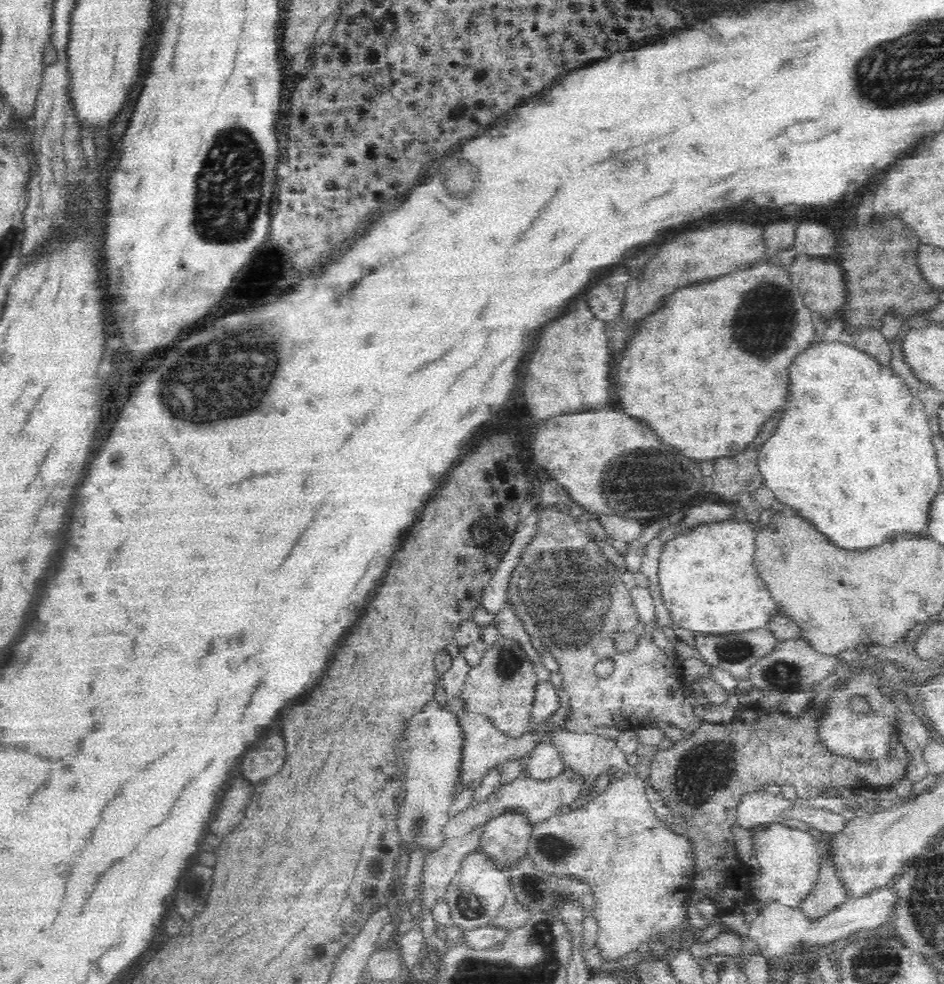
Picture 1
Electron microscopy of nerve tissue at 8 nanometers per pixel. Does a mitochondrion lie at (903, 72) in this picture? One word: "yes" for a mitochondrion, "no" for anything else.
yes

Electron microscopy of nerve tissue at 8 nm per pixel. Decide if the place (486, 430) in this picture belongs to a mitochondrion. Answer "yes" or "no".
no

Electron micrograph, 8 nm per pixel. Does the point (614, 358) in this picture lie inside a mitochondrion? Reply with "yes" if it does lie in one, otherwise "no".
no

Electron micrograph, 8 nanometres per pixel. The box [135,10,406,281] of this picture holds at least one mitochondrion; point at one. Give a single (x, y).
(226, 207)

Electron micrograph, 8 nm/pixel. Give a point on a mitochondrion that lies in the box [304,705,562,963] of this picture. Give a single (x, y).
(537, 892)

